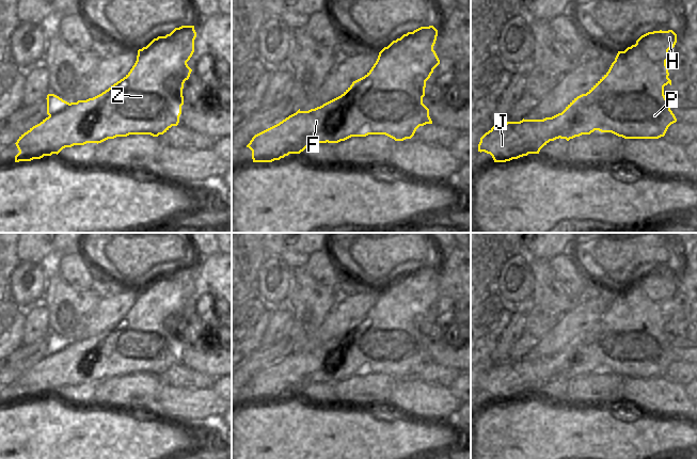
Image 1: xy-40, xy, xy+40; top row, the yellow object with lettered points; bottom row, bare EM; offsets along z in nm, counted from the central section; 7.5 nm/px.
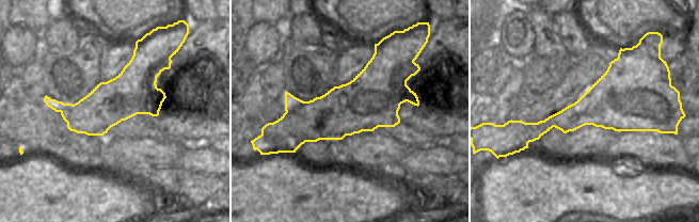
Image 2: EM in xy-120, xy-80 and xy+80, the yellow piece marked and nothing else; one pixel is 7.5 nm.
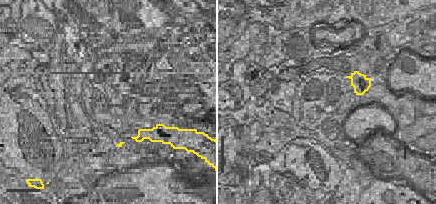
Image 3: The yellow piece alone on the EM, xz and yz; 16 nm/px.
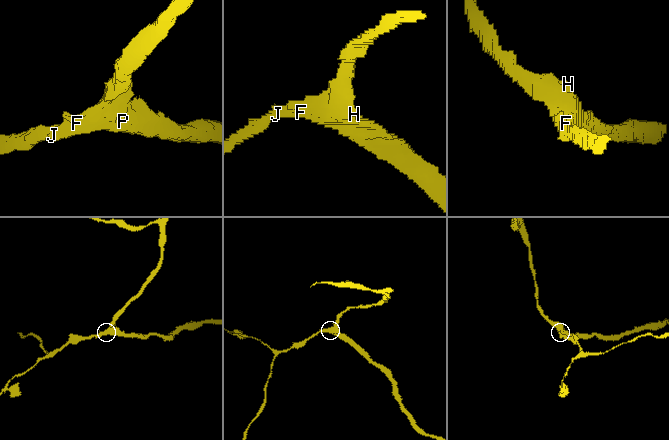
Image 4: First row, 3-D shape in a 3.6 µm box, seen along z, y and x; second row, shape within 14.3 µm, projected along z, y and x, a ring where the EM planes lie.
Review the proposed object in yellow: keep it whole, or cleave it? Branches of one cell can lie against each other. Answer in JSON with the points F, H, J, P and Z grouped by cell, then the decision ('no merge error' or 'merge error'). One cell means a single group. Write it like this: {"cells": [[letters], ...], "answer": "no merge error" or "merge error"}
{"cells": [["F", "H", "J", "P", "Z"]], "answer": "no merge error"}

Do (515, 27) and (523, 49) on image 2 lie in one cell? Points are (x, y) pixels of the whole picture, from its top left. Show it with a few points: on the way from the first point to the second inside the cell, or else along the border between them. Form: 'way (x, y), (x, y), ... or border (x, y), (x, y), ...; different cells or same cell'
way (515, 32), (518, 44); same cell

